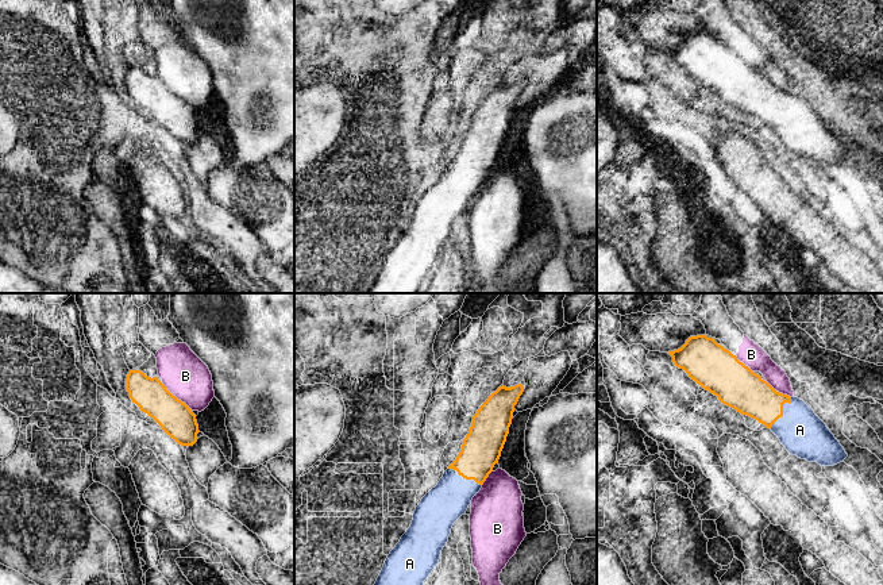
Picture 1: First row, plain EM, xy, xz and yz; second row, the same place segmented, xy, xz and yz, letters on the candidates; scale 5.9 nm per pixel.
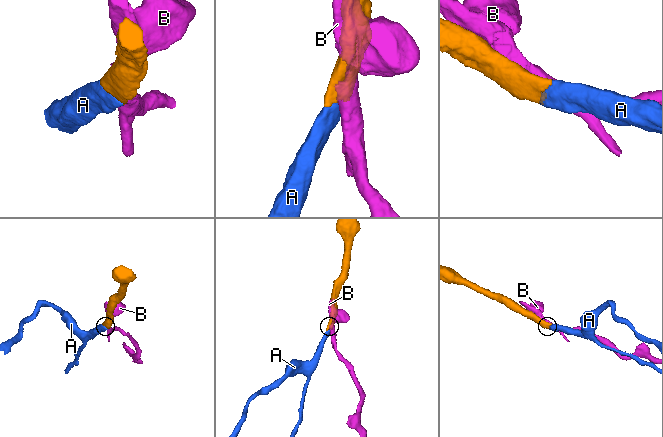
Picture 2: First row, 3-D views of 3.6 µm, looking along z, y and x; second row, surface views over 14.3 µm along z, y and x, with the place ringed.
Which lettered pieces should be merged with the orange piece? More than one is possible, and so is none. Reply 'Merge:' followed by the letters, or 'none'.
Merge: A

